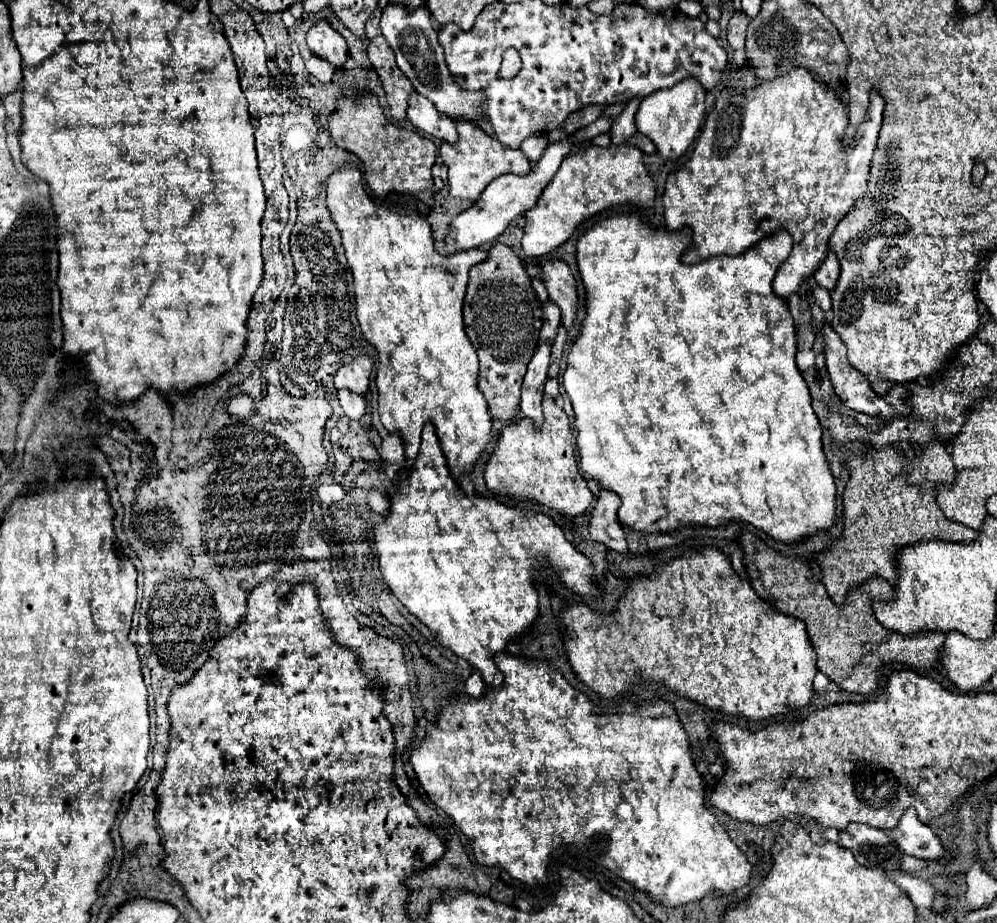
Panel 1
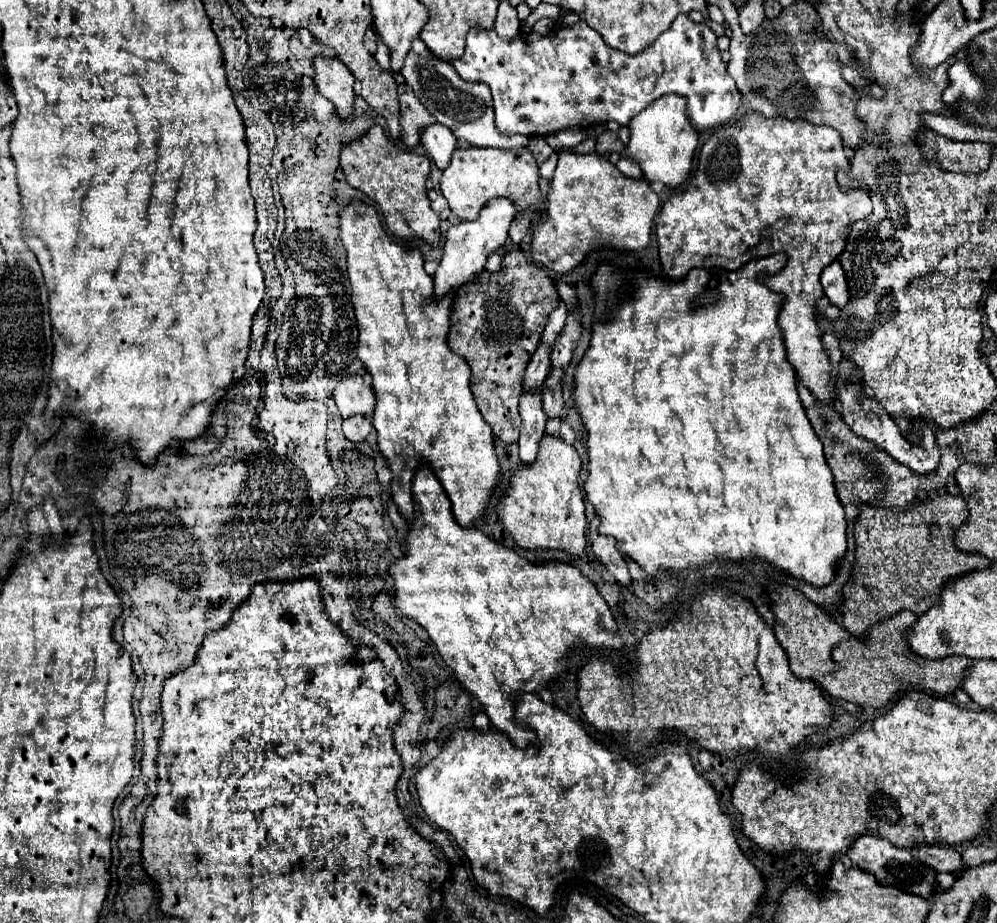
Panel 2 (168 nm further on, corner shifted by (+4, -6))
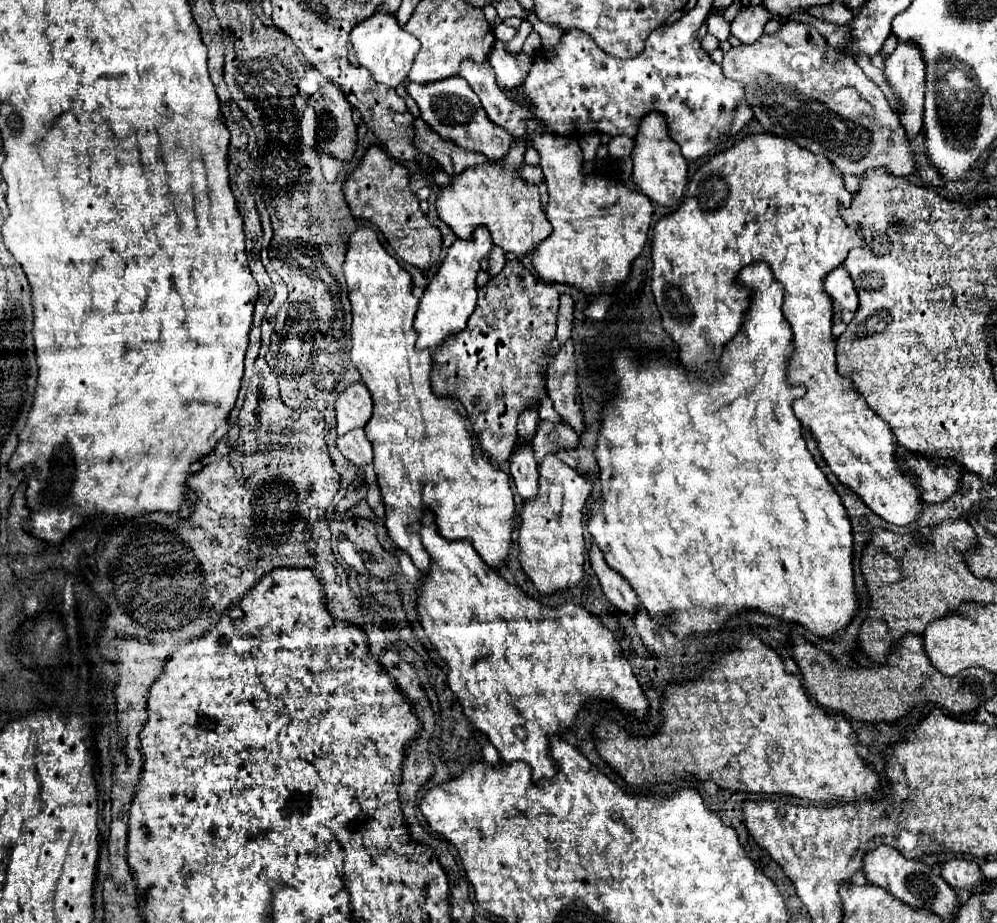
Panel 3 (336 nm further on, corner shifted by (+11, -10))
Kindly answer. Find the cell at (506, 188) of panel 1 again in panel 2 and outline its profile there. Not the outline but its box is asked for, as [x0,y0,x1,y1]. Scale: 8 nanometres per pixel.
[435,198,517,294]

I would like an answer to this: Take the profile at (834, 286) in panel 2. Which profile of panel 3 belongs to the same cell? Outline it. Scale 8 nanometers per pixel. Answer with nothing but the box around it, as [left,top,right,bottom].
[824,266,858,312]

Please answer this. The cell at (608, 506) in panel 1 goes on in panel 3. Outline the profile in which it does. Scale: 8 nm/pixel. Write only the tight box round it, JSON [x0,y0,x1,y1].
[590,544,640,616]

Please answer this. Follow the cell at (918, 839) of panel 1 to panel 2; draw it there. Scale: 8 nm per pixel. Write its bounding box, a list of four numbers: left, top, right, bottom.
[911,844,963,872]

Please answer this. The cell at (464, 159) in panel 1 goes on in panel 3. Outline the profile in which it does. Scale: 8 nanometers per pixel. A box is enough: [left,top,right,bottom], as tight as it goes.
[436,138,552,260]

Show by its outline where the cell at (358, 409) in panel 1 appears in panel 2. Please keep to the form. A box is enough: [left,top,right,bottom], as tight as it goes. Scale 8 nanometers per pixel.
[343,416,371,442]

